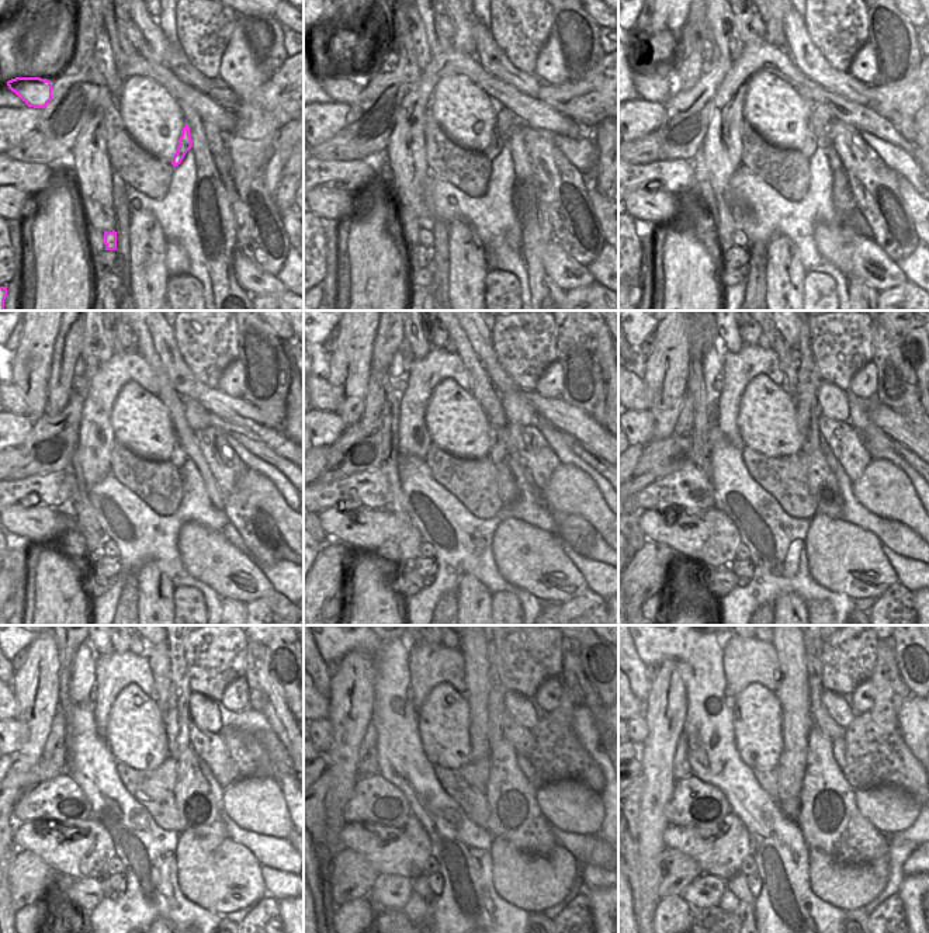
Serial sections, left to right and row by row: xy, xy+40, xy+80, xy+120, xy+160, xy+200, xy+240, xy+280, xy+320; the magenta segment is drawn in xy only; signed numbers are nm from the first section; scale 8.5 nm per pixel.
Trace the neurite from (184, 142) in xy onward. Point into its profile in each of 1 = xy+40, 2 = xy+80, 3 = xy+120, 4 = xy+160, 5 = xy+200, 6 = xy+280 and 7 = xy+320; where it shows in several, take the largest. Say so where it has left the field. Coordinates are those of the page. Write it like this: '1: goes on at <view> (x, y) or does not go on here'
1: goes on at xy+40 (506, 118)
2: goes on at xy+80 (821, 115)
3: goes on at xy+120 (197, 416)
4: goes on at xy+160 (517, 409)
5: goes on at xy+200 (832, 401)
6: goes on at xy+280 (519, 706)
7: goes on at xy+320 (838, 707)

